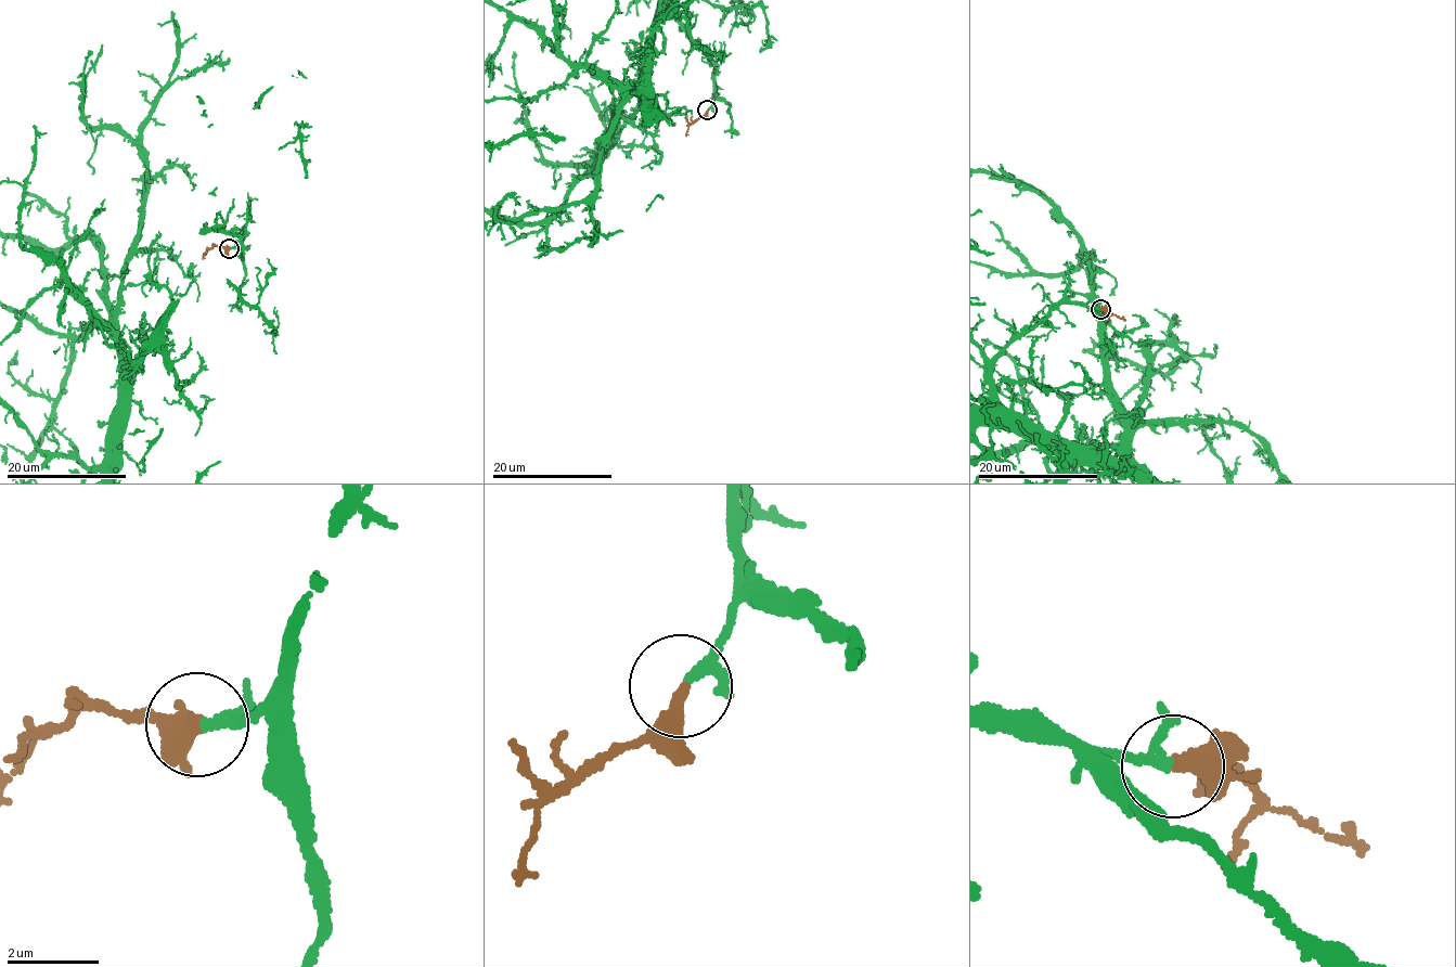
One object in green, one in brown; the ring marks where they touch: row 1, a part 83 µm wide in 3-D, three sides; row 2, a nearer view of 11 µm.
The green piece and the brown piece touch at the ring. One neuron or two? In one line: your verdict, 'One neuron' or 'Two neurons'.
One neuron

